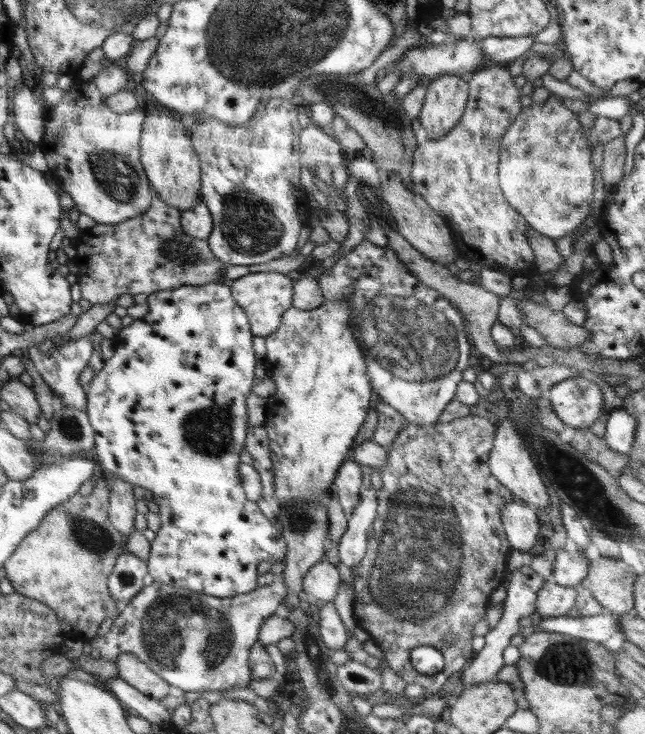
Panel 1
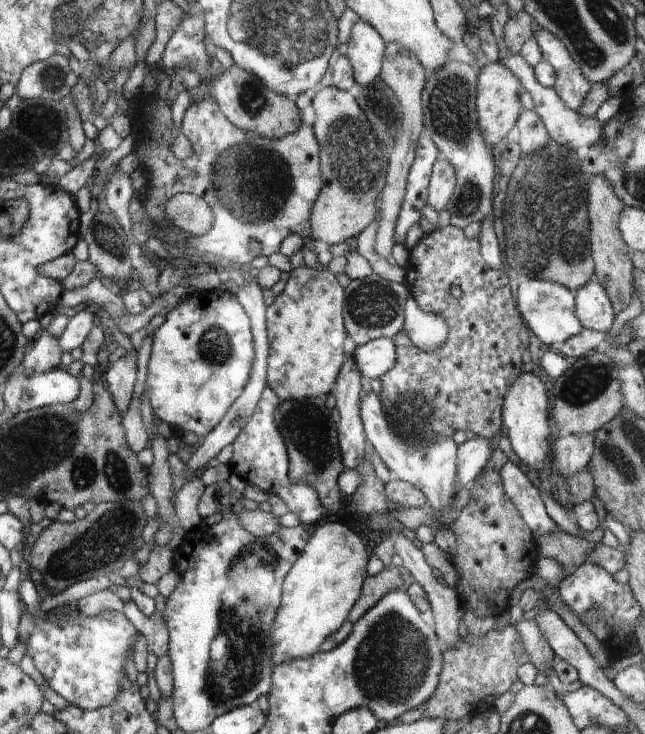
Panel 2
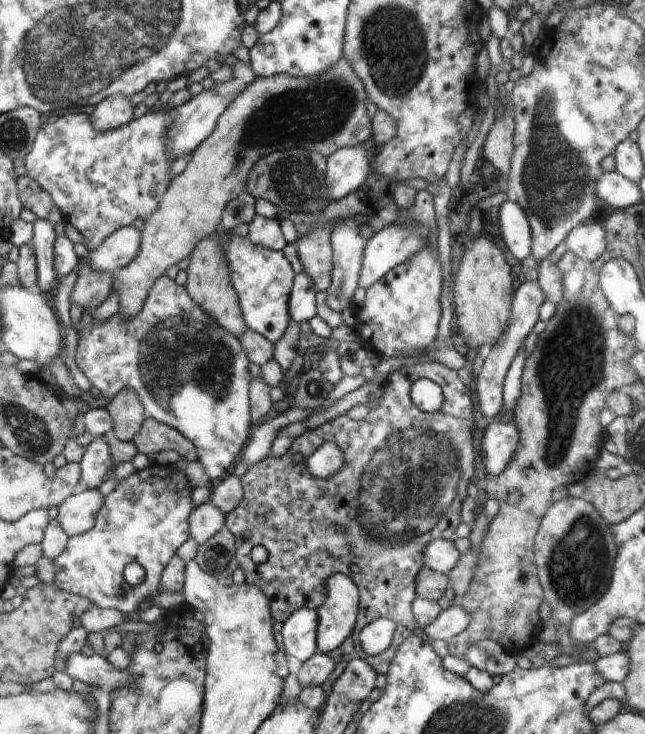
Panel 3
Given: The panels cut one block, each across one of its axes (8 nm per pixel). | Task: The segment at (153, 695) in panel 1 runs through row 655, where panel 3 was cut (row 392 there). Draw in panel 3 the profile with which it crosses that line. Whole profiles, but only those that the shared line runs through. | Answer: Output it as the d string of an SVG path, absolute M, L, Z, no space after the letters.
M123 391L117 395L110 401L107 410L113 423L112 432L121 442L131 441L136 434L139 434L146 420L140 396L131 391Z

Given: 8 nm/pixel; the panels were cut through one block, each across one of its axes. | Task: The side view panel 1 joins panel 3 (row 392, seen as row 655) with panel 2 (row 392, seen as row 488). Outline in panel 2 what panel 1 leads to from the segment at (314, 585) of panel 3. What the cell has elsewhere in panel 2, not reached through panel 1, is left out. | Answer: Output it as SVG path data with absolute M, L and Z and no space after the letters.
M448 225L446 228L441 229L437 227L430 234L424 234L420 243L409 250L409 253L410 258L408 258L408 264L403 268L405 270L405 281L403 283L409 290L409 294L414 297L414 300L424 312L439 314L442 318L445 318L446 324L449 326L449 333L445 345L439 351L431 353L424 352L417 346L414 346L408 333L404 329L398 332L393 338L396 351L394 366L388 370L388 372L379 376L382 389L380 390L378 398L386 414L387 422L393 432L398 434L402 441L411 443L412 445L421 445L422 447L428 447L440 438L452 437L457 430L470 430L470 432L474 432L478 437L484 437L485 439L491 440L494 434L500 431L500 426L503 424L501 412L505 394L509 391L513 383L517 382L517 378L527 369L522 363L522 354L524 354L524 351L528 349L529 346L529 328L526 326L522 315L517 309L516 301L514 301L512 297L508 276L505 270L490 268L485 263L481 255L481 246L478 238L468 239L464 235L462 229L452 225Z

